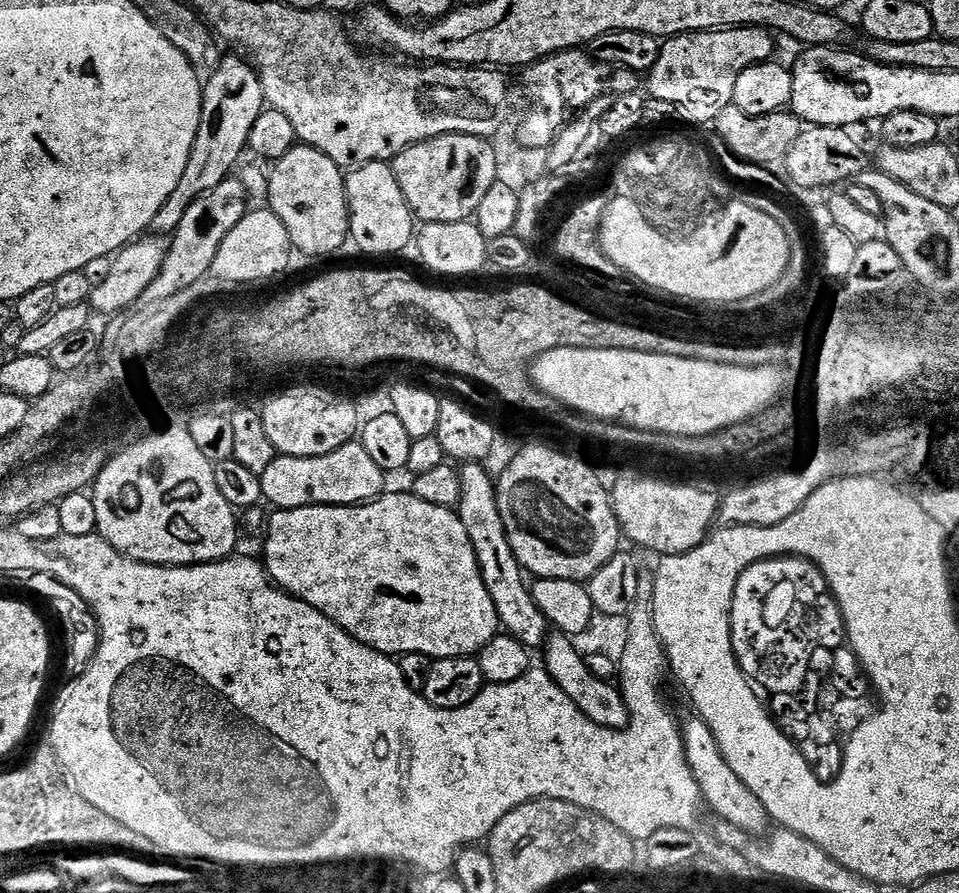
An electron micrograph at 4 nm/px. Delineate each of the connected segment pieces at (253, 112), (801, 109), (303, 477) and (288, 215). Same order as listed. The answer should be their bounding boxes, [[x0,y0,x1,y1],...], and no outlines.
[[149,55,266,236],[790,47,938,128],[259,442,386,509],[267,146,350,256]]

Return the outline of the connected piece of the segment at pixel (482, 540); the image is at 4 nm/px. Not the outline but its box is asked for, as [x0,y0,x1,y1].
[458,463,550,650]

